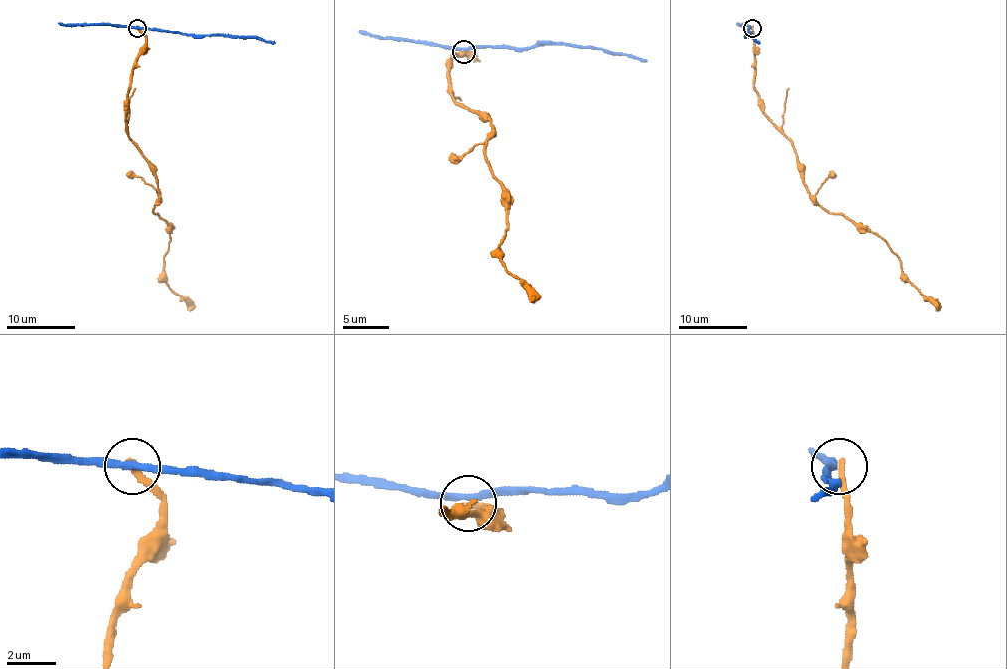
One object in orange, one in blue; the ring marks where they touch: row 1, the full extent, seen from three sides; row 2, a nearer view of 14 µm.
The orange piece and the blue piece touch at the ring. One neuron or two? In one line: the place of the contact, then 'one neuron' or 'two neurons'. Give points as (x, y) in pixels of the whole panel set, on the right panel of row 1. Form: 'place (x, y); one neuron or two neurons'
place (752, 28); two neurons

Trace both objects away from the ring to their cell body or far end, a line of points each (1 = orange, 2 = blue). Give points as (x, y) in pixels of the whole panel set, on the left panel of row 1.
1: (138, 27), (145, 51), (126, 134), (167, 223), (163, 280), (189, 311)
2: (138, 27), (188, 34), (256, 36), (275, 43)

